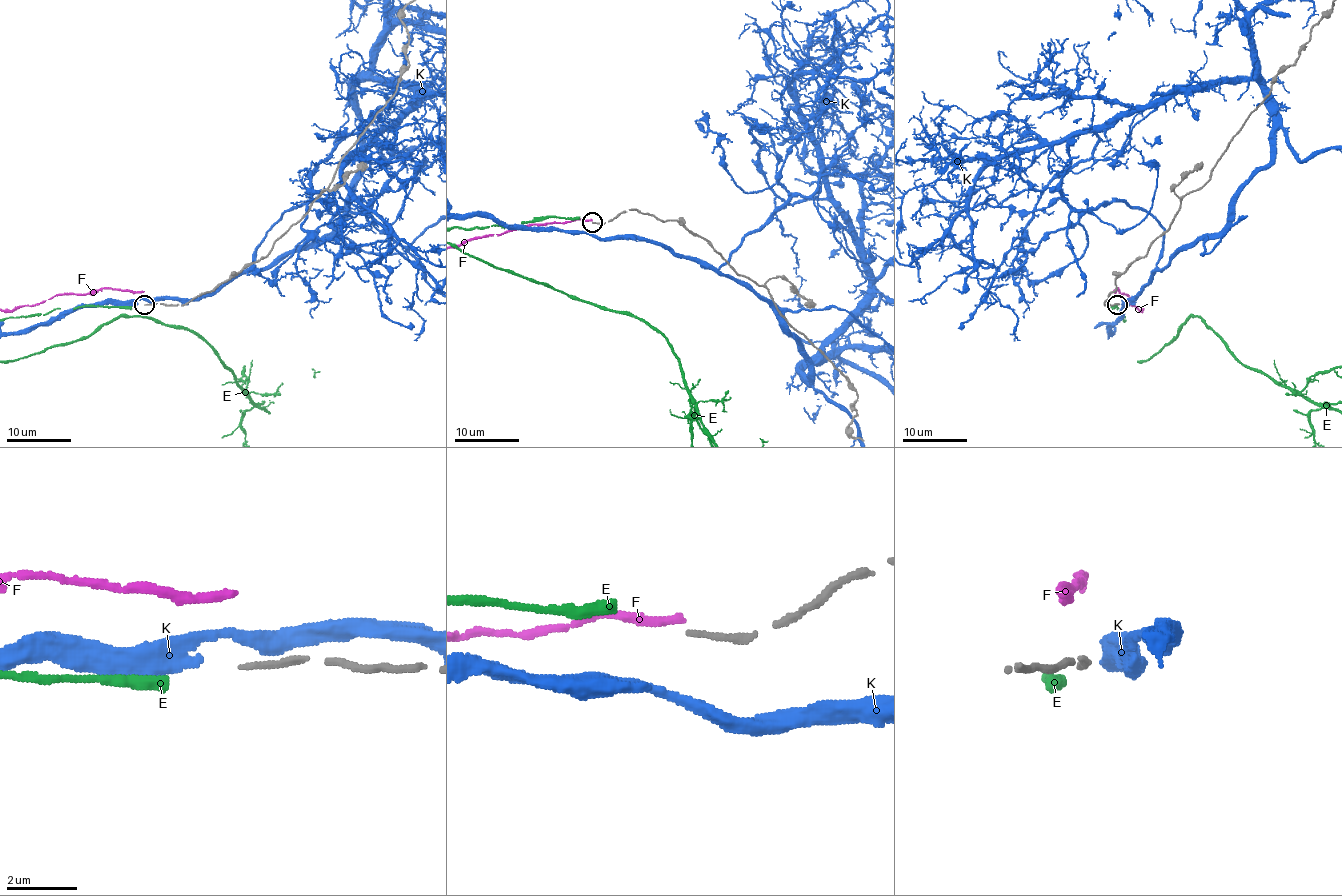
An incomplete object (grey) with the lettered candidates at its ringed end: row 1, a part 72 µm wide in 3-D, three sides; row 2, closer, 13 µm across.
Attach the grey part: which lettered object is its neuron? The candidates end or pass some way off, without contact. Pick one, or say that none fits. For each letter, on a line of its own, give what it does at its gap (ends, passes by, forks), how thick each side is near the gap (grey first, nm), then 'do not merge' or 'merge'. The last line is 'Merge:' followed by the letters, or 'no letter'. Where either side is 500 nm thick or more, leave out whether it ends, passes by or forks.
E: it ends | 150/380 nm | do not merge
F: it ends | 150/300 nm | do not merge
K: it passes by | 150/280 nm | do not merge
Merge: no letter

